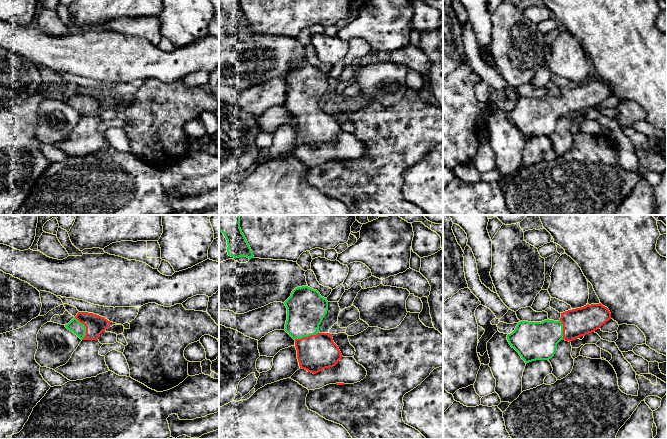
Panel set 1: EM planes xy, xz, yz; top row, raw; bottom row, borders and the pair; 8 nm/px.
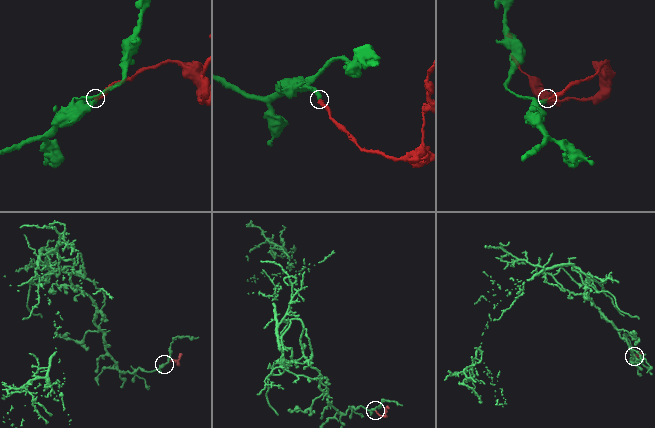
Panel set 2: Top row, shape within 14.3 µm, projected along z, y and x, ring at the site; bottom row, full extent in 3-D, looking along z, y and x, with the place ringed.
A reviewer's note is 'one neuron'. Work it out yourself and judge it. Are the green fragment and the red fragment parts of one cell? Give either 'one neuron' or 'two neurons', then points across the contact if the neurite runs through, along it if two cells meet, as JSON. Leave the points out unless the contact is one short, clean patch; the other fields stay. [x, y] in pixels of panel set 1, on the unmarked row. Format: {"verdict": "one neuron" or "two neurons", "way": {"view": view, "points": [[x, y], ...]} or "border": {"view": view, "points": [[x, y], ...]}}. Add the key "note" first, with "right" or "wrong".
{"note": "right", "verdict": "one neuron", "way": {"view": "xz", "points": [[306, 84], [306, 112], [316, 128]]}}

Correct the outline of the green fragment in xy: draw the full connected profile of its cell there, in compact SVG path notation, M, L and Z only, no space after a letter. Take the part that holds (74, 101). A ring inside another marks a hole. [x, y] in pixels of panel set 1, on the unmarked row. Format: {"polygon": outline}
{"polygon": "M78 88L65 103L81 116L96 116L103 107L110 103L110 97L93 89Z"}

